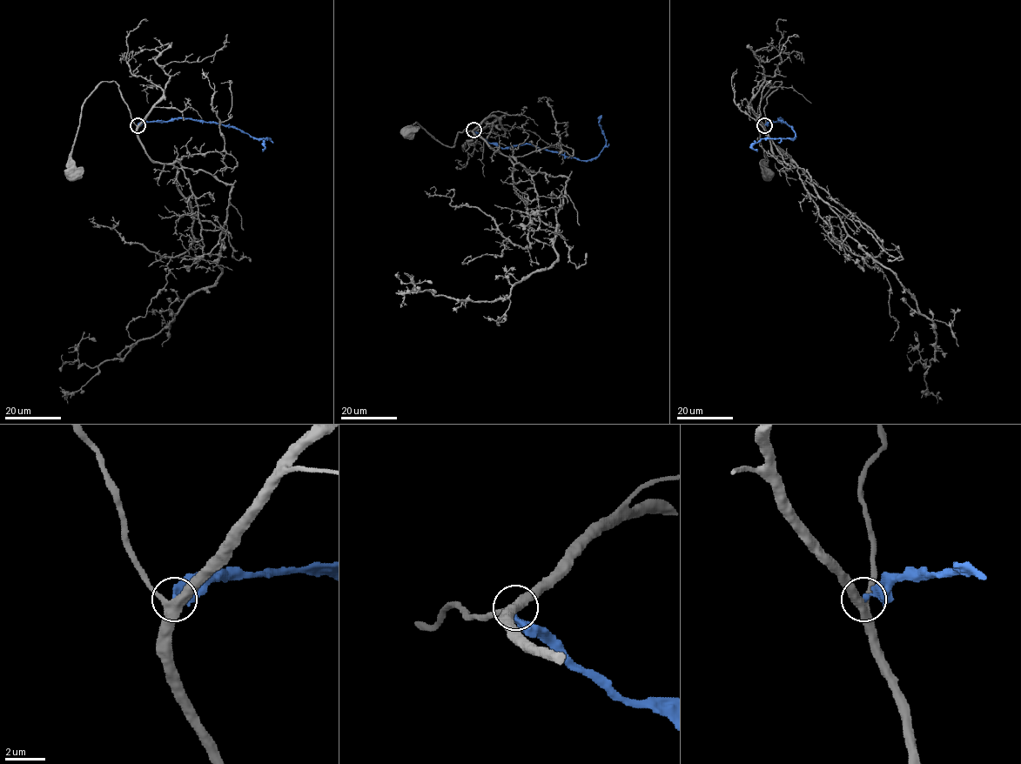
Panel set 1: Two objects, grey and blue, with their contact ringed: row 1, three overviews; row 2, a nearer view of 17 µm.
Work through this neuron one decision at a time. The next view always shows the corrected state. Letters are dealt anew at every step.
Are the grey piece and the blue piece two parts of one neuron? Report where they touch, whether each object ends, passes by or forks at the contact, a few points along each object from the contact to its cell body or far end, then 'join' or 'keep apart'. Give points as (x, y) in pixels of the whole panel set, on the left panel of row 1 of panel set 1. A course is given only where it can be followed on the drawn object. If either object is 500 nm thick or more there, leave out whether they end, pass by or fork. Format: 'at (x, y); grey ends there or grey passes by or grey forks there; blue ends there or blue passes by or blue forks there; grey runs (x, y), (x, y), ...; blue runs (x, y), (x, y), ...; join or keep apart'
at (137, 125); grey forks there; blue ends there; grey runs (137, 125), (118, 86), (114, 81), (102, 81), (83, 105), (70, 156), (76, 173); blue runs (137, 125), (178, 118), (221, 123), (259, 138), (270, 138), (264, 140), (262, 150); keep apart

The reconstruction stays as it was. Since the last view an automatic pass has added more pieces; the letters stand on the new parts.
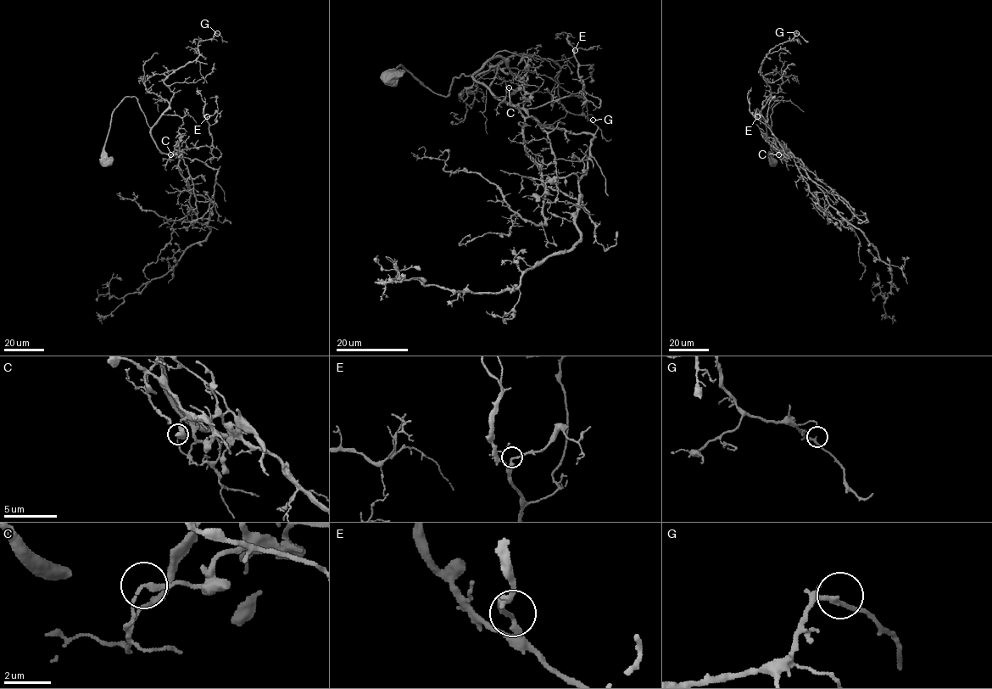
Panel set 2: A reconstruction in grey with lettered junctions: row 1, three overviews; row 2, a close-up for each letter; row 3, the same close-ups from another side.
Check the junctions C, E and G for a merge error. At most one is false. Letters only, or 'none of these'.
C

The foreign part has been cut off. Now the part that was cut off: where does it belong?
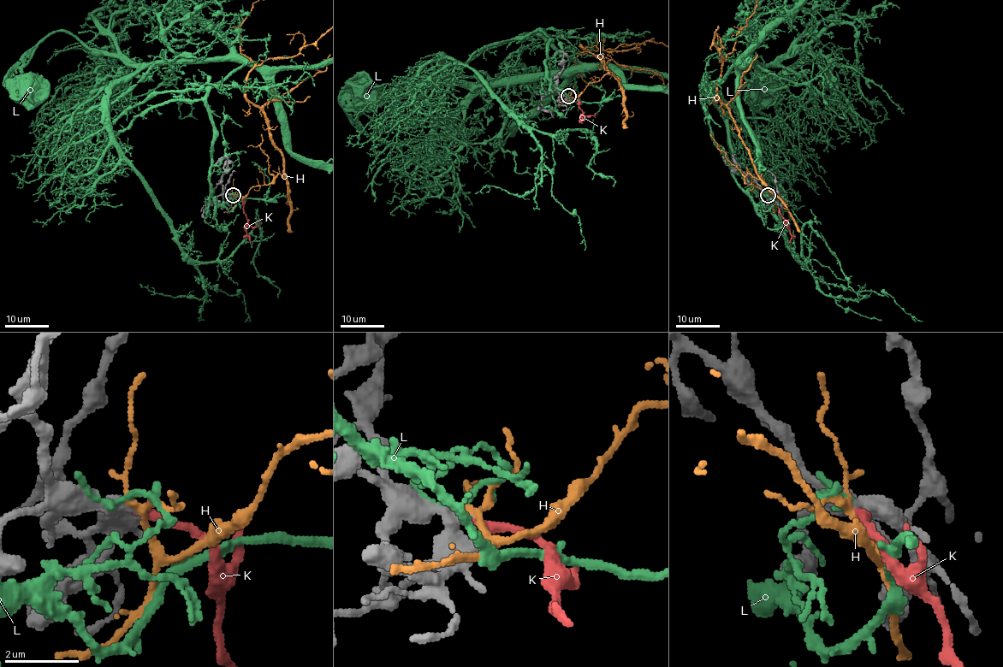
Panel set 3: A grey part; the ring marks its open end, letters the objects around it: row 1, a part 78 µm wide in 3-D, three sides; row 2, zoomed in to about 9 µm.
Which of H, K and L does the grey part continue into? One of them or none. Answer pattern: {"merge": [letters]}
{"merge": ["K"]}

